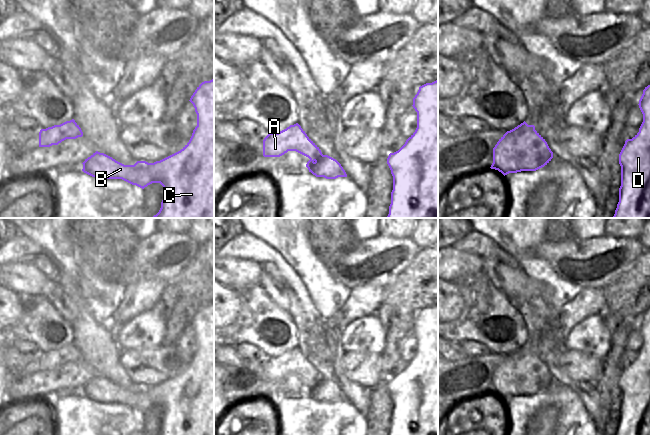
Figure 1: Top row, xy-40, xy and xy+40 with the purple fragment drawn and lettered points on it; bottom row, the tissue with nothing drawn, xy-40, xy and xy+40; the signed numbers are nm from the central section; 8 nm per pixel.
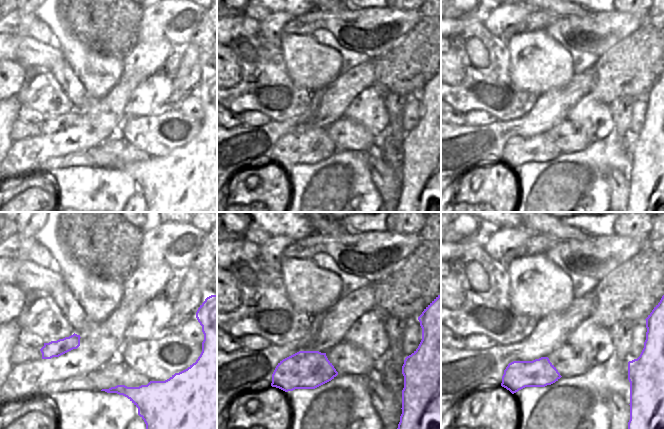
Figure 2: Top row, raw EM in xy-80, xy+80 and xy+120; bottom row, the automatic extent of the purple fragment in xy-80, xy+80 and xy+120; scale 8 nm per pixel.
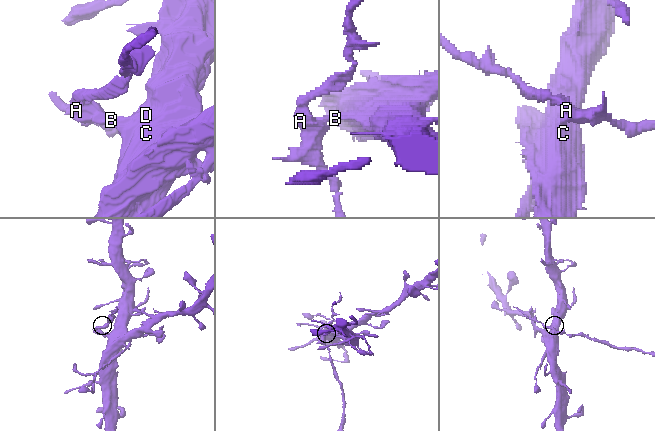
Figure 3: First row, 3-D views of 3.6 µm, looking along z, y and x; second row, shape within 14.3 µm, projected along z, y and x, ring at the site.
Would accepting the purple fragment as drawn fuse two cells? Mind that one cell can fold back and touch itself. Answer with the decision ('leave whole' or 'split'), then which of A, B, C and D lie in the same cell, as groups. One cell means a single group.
split; A / B C D

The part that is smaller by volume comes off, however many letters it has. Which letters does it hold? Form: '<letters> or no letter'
A

